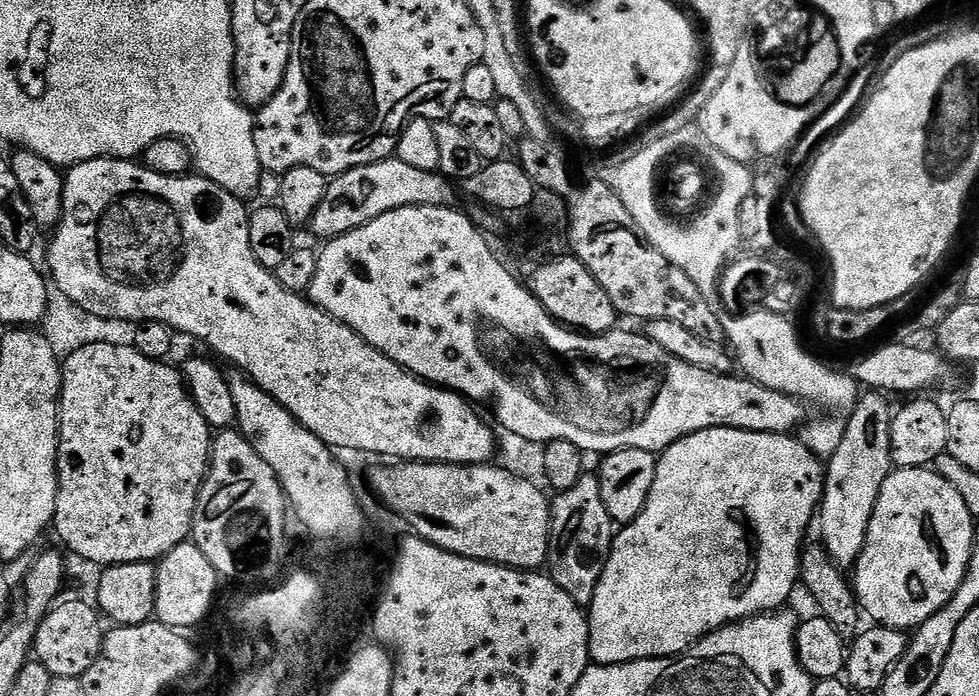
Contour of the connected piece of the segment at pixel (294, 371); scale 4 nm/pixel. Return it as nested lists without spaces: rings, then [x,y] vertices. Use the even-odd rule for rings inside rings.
[[[91,160],[81,164],[73,164],[67,169],[64,178],[64,209],[60,211],[60,223],[51,233],[52,241],[48,244],[48,268],[52,271],[51,283],[55,291],[88,311],[104,319],[126,319],[137,322],[149,320],[164,324],[173,333],[185,332],[196,340],[201,340],[208,348],[213,348],[224,360],[232,363],[233,369],[245,373],[266,394],[273,396],[306,430],[310,430],[323,443],[333,450],[353,448],[356,452],[377,452],[380,456],[396,456],[400,462],[431,462],[434,464],[487,464],[497,455],[498,436],[491,432],[480,421],[473,405],[459,392],[429,384],[419,376],[405,372],[400,365],[394,363],[389,356],[370,346],[350,326],[338,322],[330,314],[326,314],[319,306],[305,298],[301,293],[291,292],[282,287],[278,278],[269,269],[254,258],[254,250],[250,250],[250,215],[245,201],[234,194],[222,190],[214,182],[210,182],[199,174],[167,176],[150,170],[143,163],[131,160]]]

